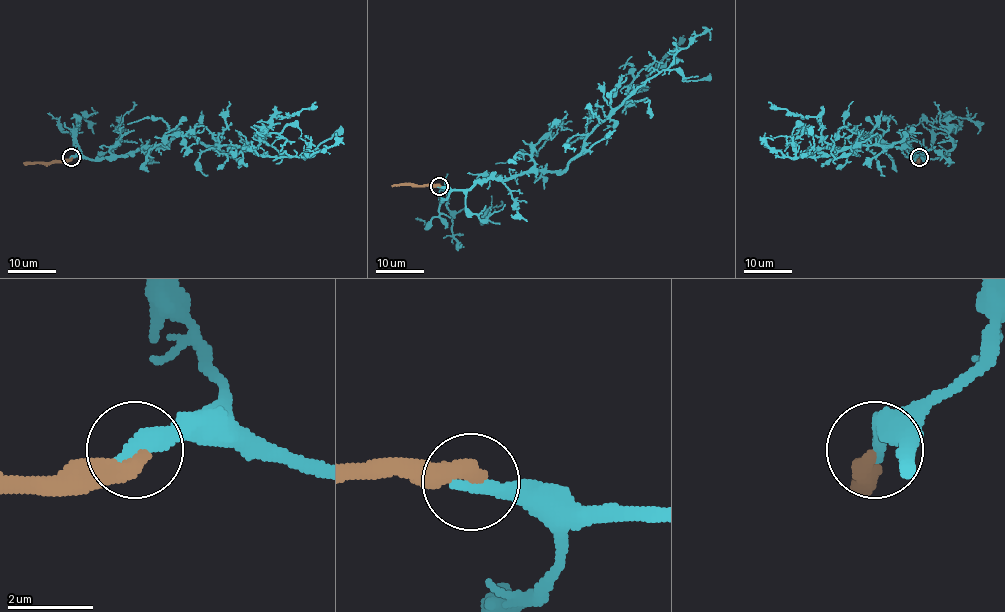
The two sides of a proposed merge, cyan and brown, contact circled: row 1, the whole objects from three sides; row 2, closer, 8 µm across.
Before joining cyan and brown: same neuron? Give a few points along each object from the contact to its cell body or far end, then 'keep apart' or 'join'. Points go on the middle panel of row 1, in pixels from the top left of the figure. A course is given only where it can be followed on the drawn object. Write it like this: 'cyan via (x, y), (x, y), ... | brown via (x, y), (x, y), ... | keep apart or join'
cyan via (438, 186), (468, 189), (490, 178), (562, 172), (584, 140), (676, 53), (708, 32), (709, 40) | brown via (438, 186), (392, 186) | join

